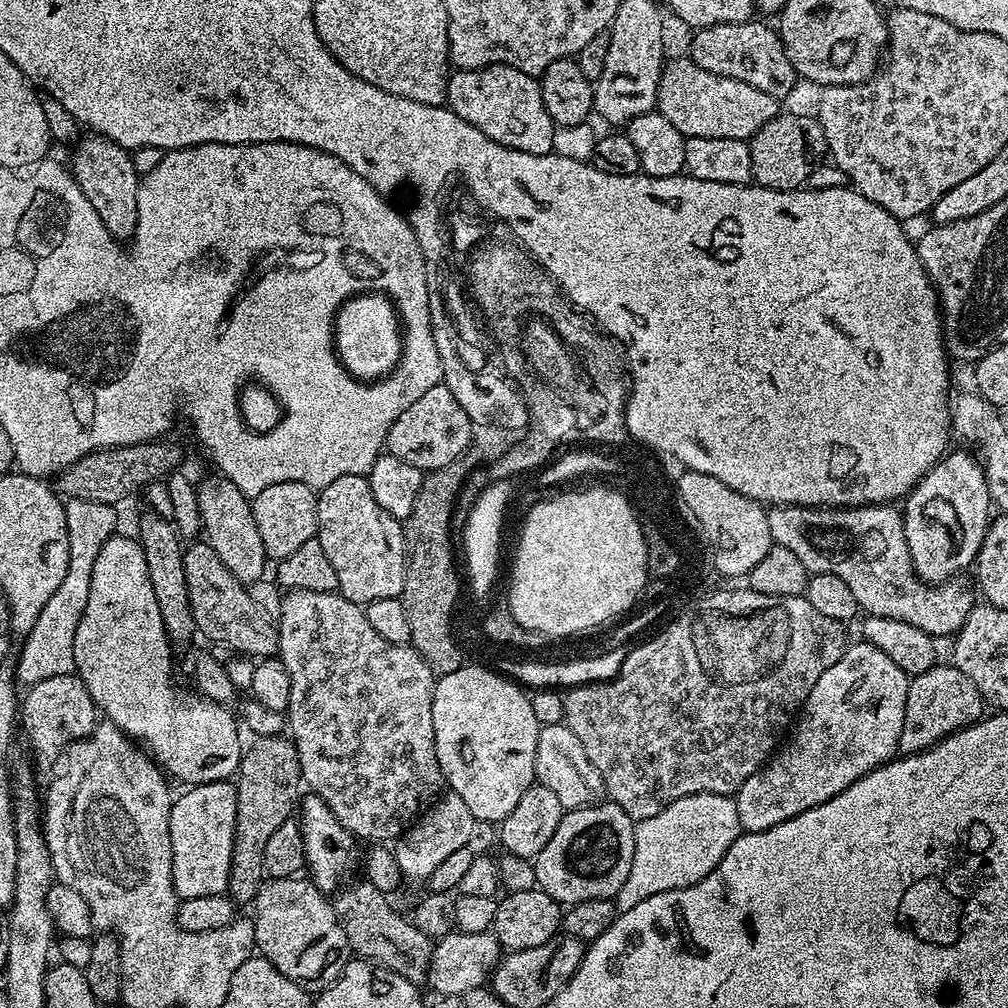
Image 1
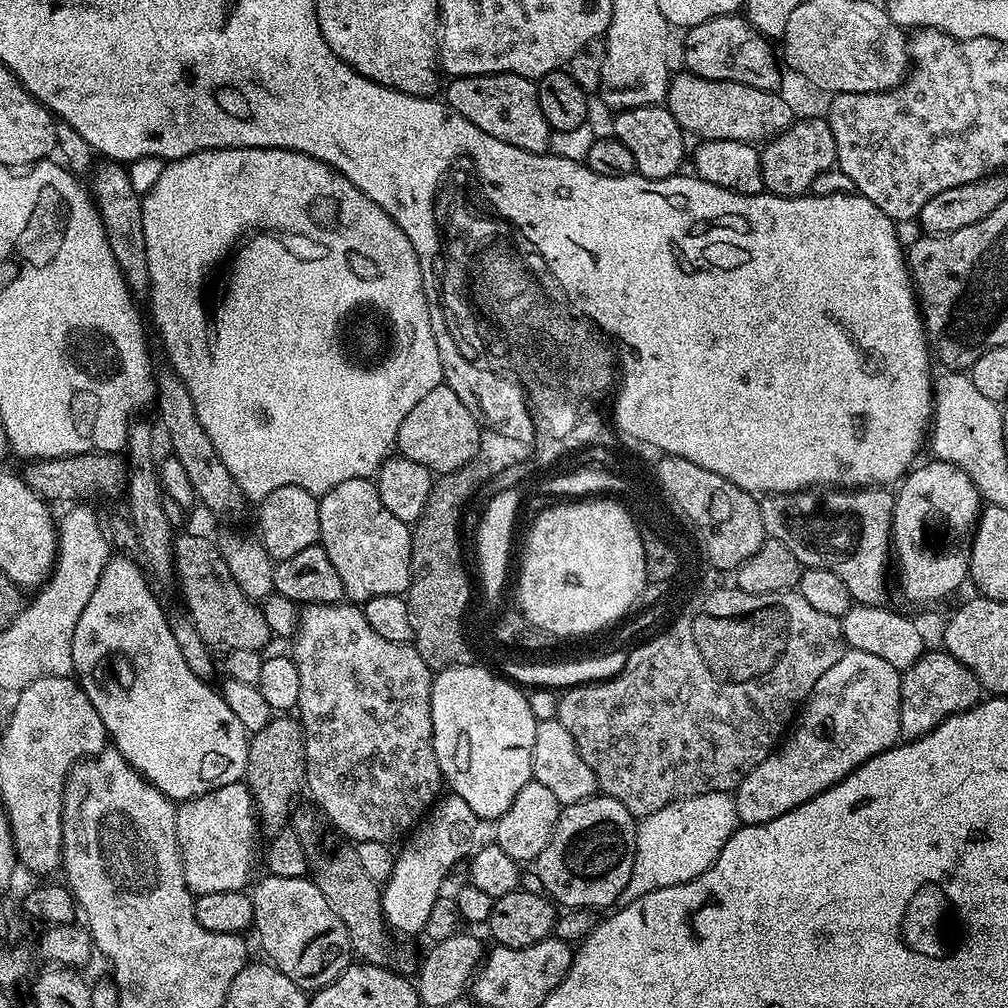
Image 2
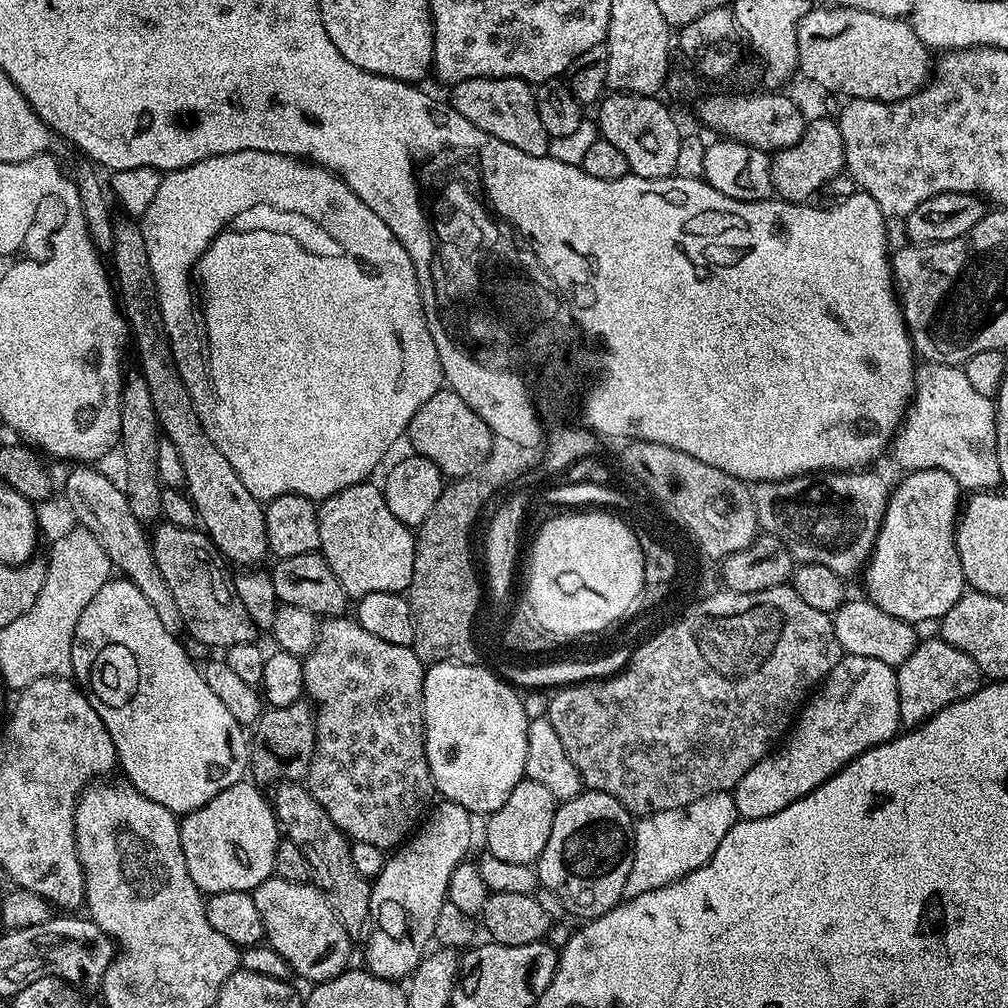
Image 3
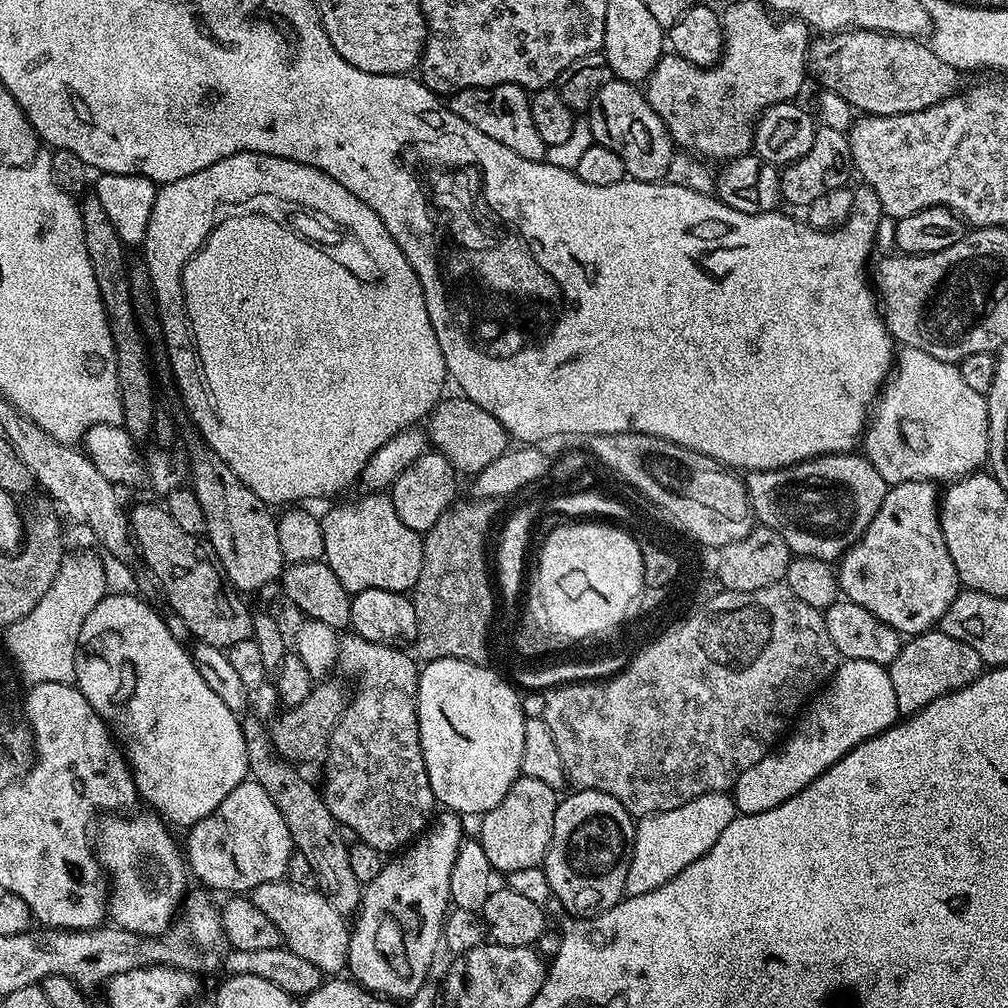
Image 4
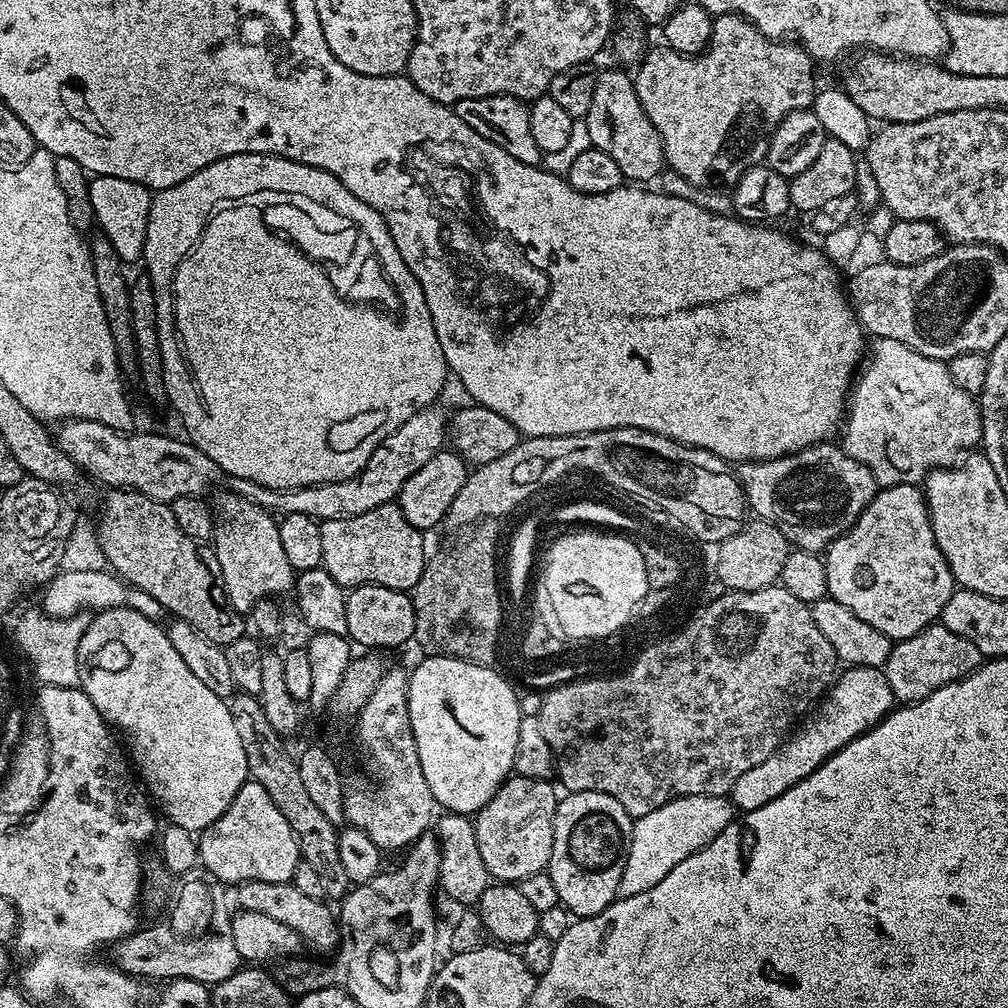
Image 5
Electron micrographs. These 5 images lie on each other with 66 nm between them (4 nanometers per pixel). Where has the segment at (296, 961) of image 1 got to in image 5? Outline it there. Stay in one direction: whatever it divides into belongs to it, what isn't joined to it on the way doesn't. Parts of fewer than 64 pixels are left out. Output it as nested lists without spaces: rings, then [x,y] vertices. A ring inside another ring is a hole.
[[[251,880],[239,885],[235,889],[236,900],[239,907],[245,912],[261,912],[270,914],[270,918],[278,918],[278,922],[283,922],[290,926],[301,938],[305,945],[308,944],[316,952],[331,953],[340,943],[340,925],[337,917],[327,908],[324,900],[310,898],[310,894],[302,894],[298,886],[290,882],[258,882]]]

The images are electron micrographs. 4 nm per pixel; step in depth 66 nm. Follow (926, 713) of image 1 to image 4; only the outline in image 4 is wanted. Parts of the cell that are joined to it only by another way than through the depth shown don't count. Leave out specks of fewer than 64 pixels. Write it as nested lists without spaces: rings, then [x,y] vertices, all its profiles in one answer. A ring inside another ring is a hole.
[[[939,630],[922,632],[918,636],[905,639],[900,646],[898,658],[887,665],[890,674],[890,686],[894,686],[894,698],[898,702],[900,716],[907,718],[916,715],[930,702],[946,694],[965,688],[979,678],[985,671],[984,659],[966,642],[950,638],[950,634]]]

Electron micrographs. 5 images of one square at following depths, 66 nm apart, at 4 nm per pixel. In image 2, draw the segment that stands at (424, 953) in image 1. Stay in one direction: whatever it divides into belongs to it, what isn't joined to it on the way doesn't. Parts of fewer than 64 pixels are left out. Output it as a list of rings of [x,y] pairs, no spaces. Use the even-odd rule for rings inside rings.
[[[297,807],[290,816],[290,827],[308,851],[311,879],[316,881],[318,890],[330,902],[330,910],[338,914],[342,926],[346,926],[346,934],[352,943],[353,953],[361,961],[369,964],[387,966],[401,974],[412,974],[417,971],[418,964],[404,948],[392,948],[388,941],[389,929],[384,923],[384,911],[380,905],[381,885],[370,882],[367,874],[362,874],[362,866],[358,866],[355,847],[336,848],[333,852],[320,849],[320,820],[315,807]]]

